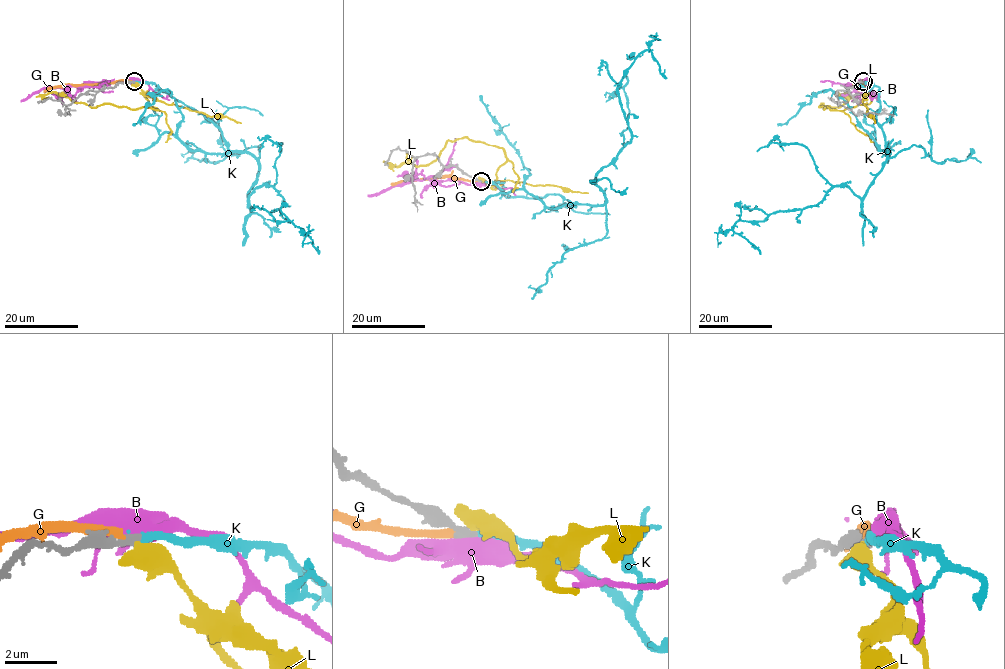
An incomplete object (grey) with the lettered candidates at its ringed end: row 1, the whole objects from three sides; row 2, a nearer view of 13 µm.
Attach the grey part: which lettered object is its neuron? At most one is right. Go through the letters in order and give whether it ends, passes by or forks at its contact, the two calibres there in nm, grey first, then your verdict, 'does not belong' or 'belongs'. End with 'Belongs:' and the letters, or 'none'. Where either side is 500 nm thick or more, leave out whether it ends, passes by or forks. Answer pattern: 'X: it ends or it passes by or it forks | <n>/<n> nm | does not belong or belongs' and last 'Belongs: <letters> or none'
B: it forks | 360/480 nm | does not belong
G: it ends | 440/280 nm | does not belong
K: it ends | 320/280 nm | belongs
L: it passes by | 340/440 nm | does not belong
Belongs: K

